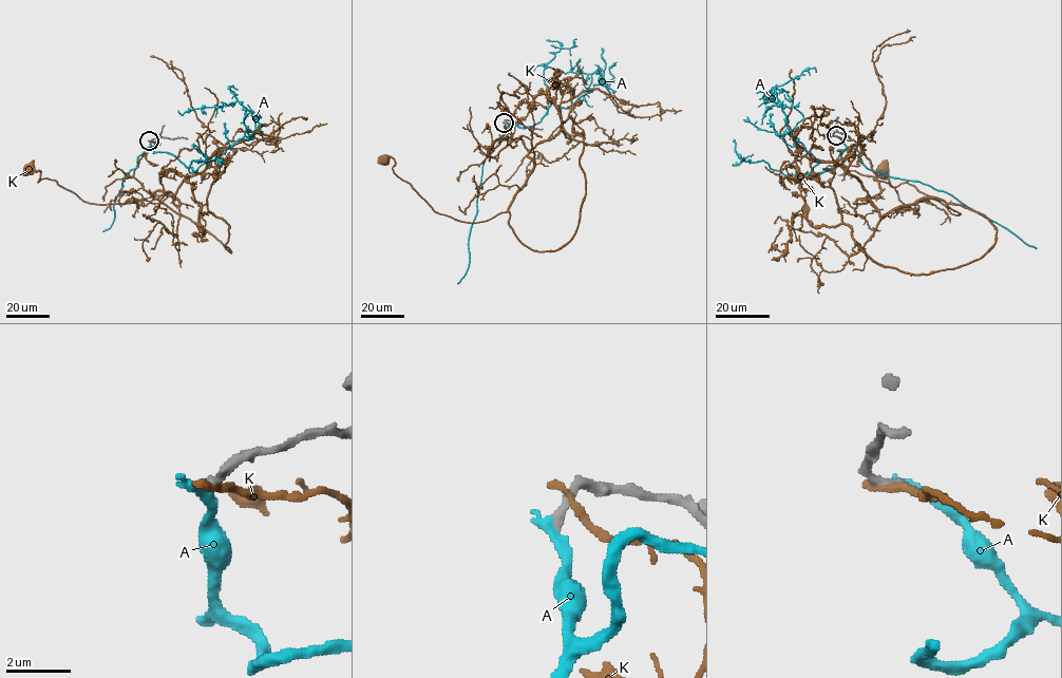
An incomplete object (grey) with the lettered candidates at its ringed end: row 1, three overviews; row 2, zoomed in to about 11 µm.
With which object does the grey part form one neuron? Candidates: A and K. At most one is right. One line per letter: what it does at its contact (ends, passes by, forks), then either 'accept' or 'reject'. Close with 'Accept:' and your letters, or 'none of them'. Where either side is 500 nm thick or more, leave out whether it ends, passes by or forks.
A: it ends | accept
K: it ends | reject
Accept: A

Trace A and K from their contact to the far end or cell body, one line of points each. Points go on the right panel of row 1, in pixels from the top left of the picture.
A: (836, 136), (840, 158), (814, 174), (818, 161), (790, 132), (775, 87), (764, 101), (774, 98)
K: (834, 136), (861, 147), (880, 191), (857, 204), (882, 215), (939, 199), (960, 213), (882, 170)

